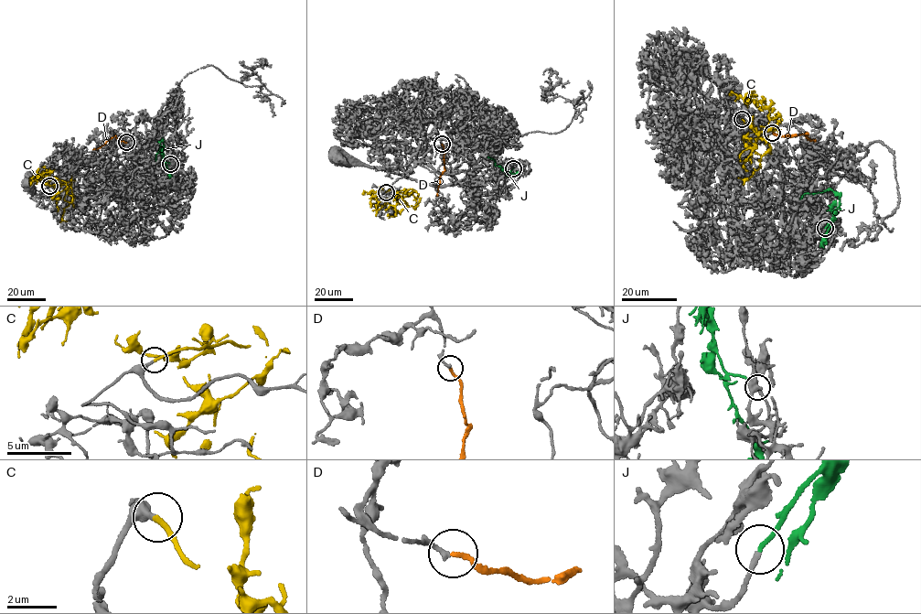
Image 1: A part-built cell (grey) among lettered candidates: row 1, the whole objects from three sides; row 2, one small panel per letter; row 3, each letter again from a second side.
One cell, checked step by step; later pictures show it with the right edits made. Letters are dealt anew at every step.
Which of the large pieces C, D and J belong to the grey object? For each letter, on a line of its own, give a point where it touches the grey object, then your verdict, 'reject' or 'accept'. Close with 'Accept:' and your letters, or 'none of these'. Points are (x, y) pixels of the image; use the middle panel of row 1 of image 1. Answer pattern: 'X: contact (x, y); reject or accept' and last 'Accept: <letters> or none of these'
C: contact (386, 192); accept
D: contact (442, 144); accept
J: contact (513, 168); reject
Accept: C, D

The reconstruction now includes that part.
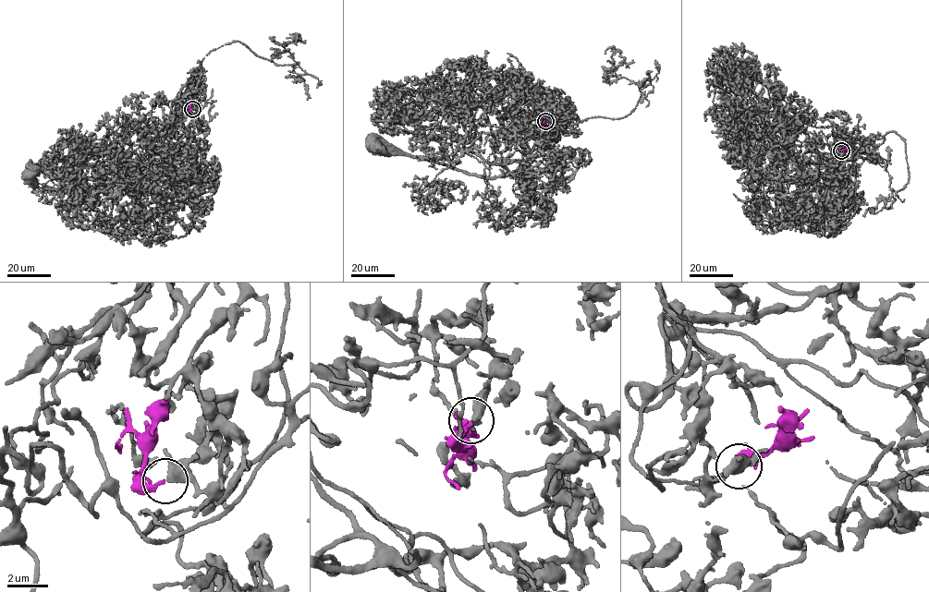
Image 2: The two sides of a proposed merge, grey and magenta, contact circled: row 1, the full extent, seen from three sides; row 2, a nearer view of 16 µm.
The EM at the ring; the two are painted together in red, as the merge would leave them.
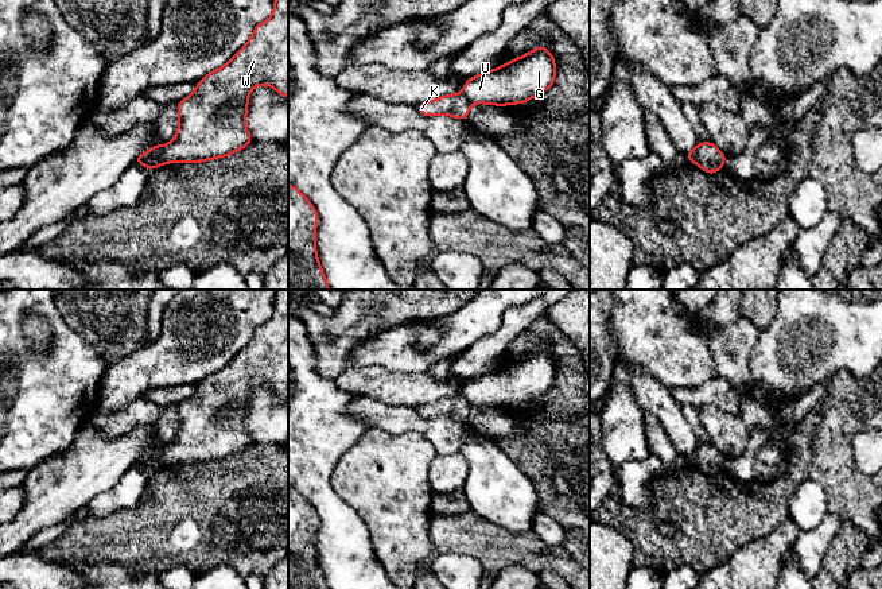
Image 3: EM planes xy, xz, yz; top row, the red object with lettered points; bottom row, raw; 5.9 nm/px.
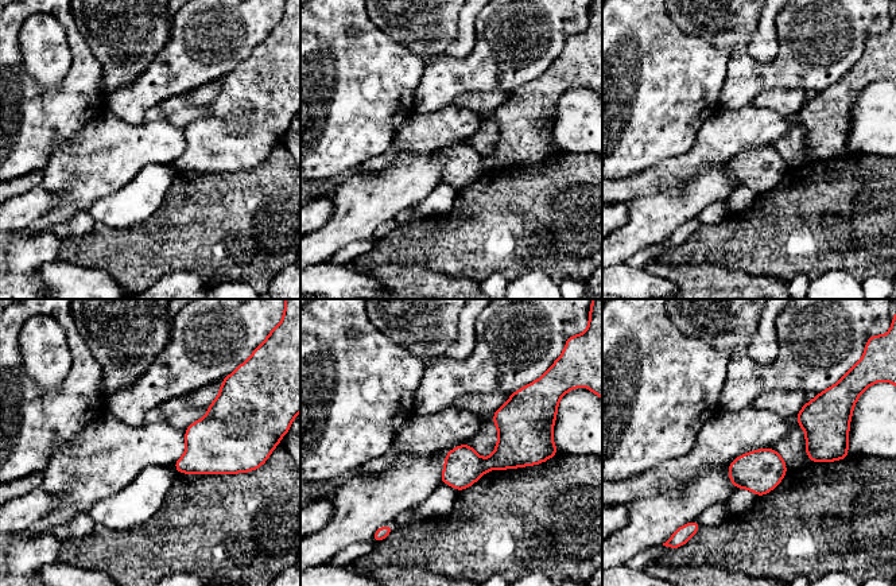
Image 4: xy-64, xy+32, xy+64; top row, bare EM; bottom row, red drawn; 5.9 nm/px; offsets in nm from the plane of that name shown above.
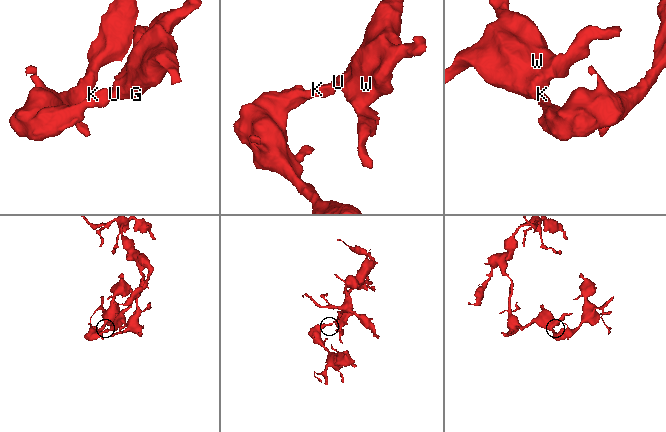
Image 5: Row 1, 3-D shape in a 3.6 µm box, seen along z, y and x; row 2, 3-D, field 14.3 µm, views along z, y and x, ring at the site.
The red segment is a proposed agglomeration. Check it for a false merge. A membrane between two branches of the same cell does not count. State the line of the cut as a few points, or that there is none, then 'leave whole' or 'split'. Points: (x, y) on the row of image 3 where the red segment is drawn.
cut in xy along (162, 146), (162, 159), (164, 162); split

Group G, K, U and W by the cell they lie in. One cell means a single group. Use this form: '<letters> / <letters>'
G U W / K

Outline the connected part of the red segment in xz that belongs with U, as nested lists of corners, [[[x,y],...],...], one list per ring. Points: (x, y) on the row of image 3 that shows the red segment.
[[[540,44],[494,70],[467,78],[462,94],[471,104],[524,104],[555,85],[555,57]]]

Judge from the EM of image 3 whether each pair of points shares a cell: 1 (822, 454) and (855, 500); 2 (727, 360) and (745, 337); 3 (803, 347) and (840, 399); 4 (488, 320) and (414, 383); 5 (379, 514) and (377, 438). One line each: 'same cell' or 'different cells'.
1: same cell
2: same cell
3: different cells
4: different cells
5: same cell

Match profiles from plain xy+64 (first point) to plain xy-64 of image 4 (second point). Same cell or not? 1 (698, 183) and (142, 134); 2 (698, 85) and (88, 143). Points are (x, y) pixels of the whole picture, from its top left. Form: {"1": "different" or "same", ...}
{"1": "same", "2": "different"}

